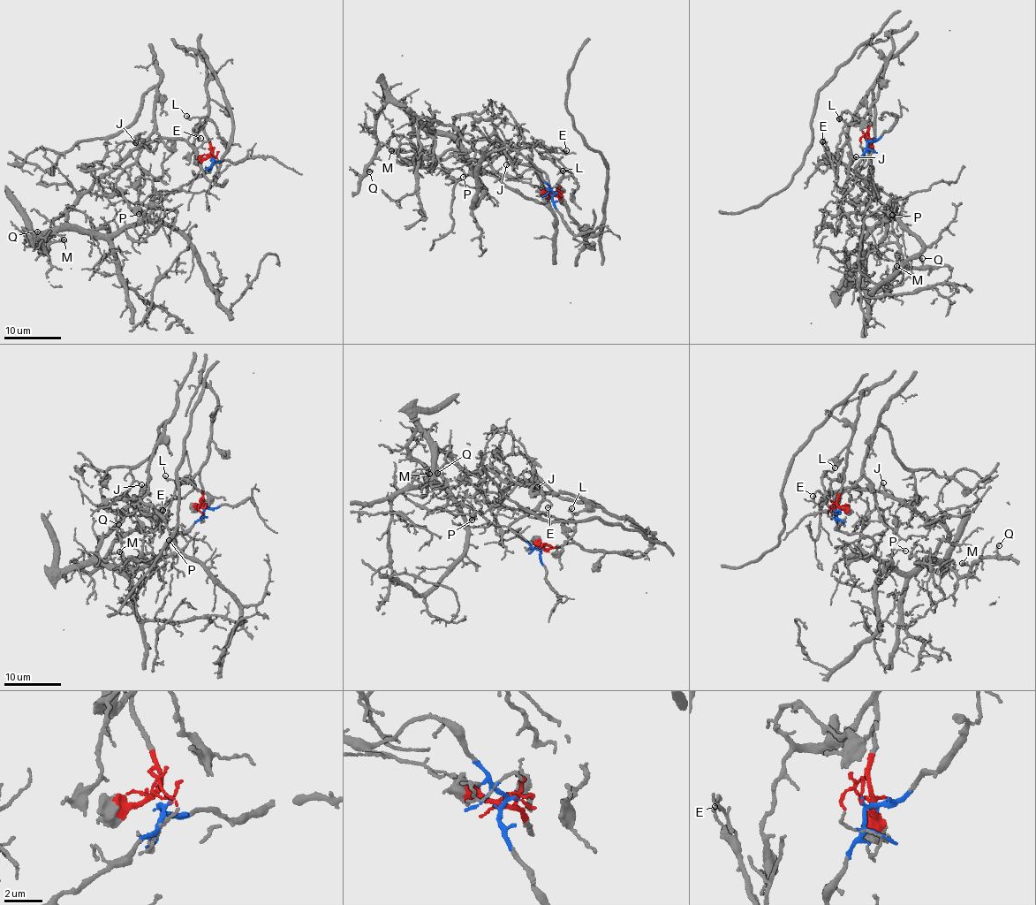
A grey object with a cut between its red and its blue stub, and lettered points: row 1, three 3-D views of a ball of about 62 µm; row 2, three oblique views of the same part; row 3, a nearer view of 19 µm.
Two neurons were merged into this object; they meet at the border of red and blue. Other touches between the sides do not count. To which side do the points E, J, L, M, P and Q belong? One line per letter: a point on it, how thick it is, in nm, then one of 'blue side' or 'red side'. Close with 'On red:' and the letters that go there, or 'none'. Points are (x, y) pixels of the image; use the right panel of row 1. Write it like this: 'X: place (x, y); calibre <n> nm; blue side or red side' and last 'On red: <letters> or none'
E: place (822, 141); calibre 130 nm; blue side
J: place (856, 156); calibre 130 nm; blue side
L: place (839, 118); calibre 130 nm; red side
M: place (896, 266); calibre 140 nm; blue side
P: place (892, 215); calibre 90 nm; blue side
Q: place (922, 258); calibre 130 nm; blue side
On red: L

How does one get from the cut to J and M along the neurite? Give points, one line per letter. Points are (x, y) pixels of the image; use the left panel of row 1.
J: (215, 156), (203, 173), (123, 231), (80, 233), (67, 223), (64, 212), (126, 159), (137, 148), (135, 142)
M: (215, 156), (203, 173), (123, 231), (98, 235), (57, 230), (45, 235), (45, 251), (64, 239)

